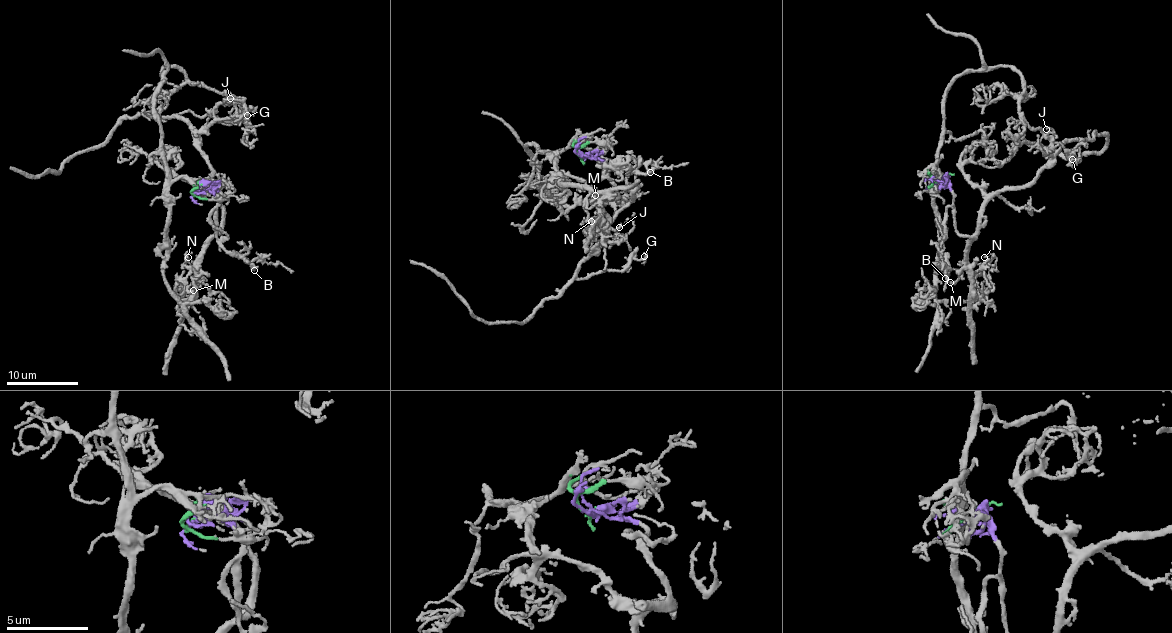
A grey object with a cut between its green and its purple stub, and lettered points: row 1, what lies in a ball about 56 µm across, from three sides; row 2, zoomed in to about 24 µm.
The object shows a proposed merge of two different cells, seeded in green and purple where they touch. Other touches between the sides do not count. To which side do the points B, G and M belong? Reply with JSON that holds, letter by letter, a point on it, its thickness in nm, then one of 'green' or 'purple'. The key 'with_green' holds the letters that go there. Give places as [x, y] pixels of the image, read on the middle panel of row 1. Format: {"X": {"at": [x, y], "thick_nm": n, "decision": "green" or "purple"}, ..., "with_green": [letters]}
{"B": {"at": [650, 172], "thick_nm": 150, "decision": "purple"}, "G": {"at": [644, 256], "thick_nm": 110, "decision": "purple"}, "M": {"at": [595, 195], "thick_nm": 200, "decision": "purple"}, "with_green": []}

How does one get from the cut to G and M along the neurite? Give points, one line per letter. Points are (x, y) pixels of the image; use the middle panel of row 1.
G: (580, 156), (606, 163), (618, 196), (604, 201), (607, 235), (577, 276), (622, 271), (643, 257)
M: (580, 156), (606, 163), (615, 193), (593, 204), (590, 202), (596, 194)

